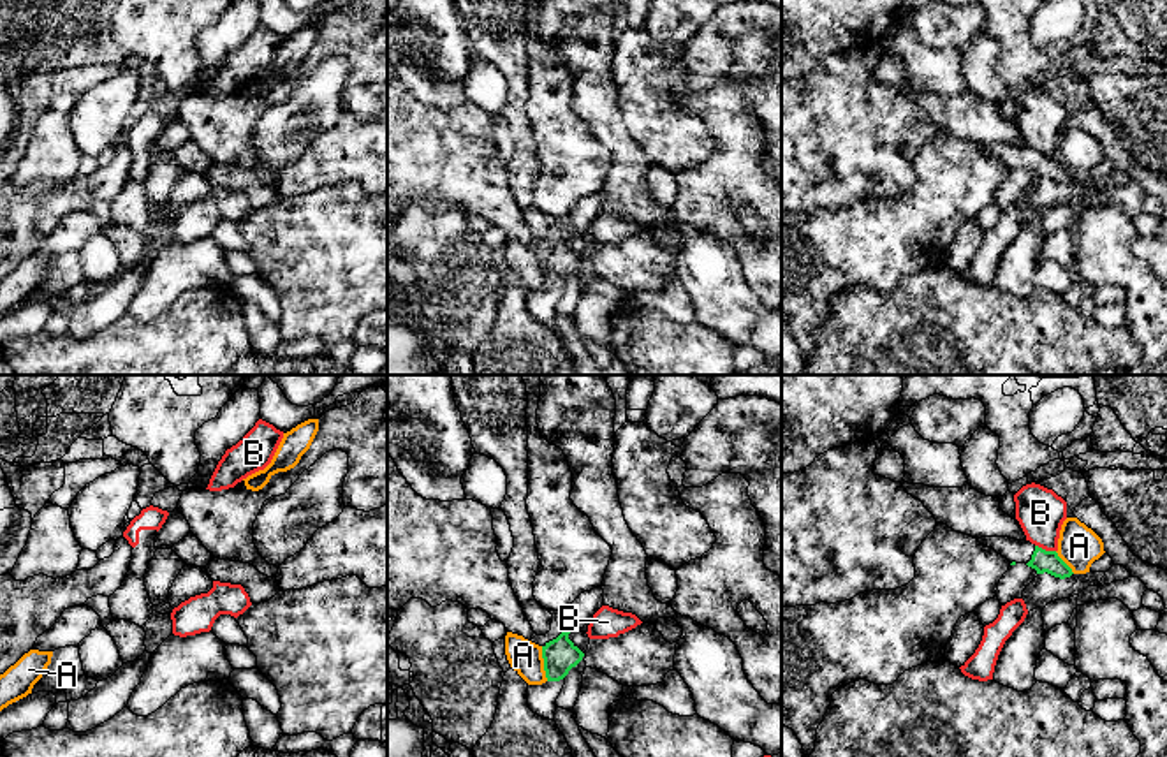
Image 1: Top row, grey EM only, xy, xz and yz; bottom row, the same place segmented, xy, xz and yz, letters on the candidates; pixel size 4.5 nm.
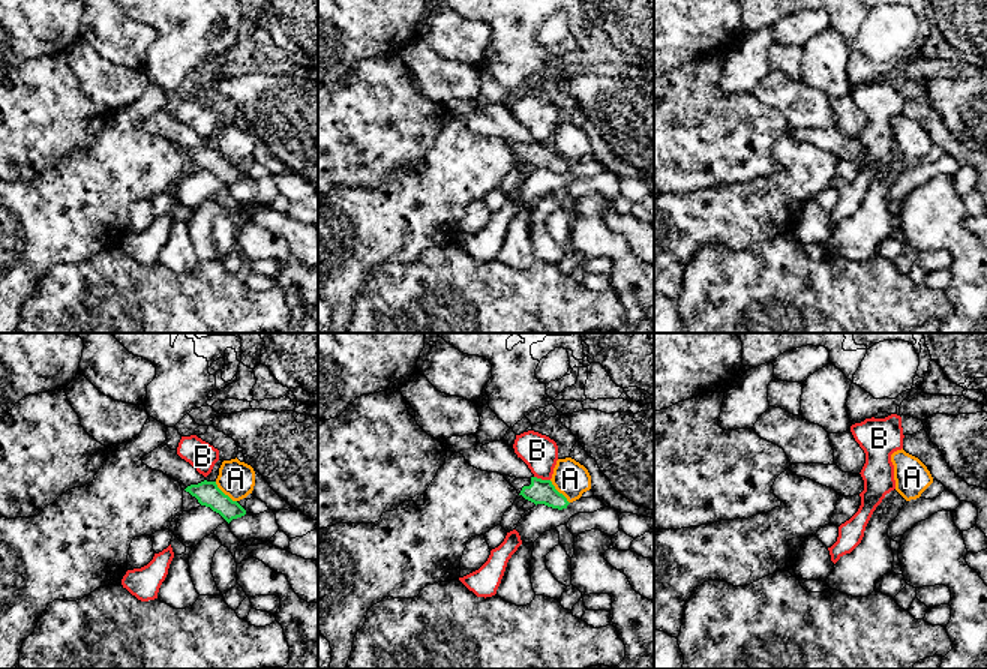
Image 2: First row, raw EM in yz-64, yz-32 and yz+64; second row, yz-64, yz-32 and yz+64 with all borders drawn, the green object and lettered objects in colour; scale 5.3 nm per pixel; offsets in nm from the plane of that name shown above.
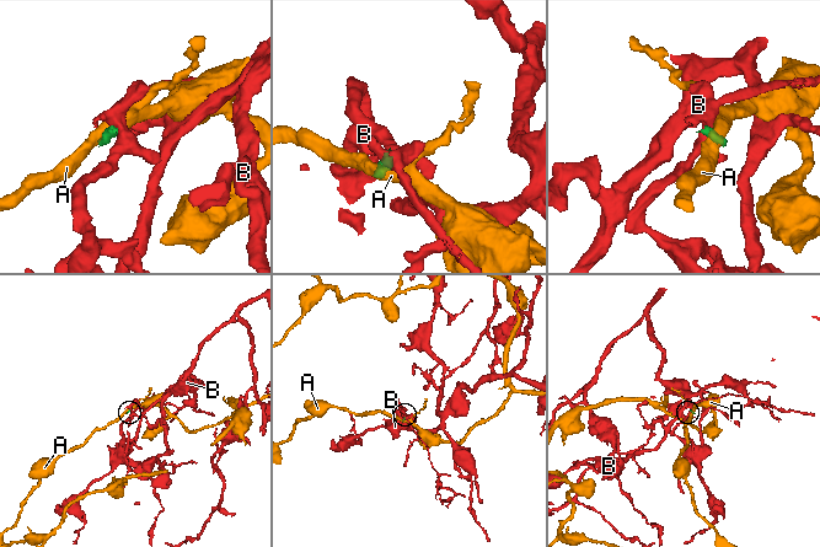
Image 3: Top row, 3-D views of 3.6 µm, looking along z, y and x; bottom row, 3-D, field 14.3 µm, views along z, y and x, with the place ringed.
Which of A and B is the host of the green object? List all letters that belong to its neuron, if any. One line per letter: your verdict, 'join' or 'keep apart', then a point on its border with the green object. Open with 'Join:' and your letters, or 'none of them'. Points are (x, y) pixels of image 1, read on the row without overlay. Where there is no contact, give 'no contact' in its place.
Join: none of them
A: keep apart; contact xz (544, 270)
B: keep apart; contact yz (1044, 155)

